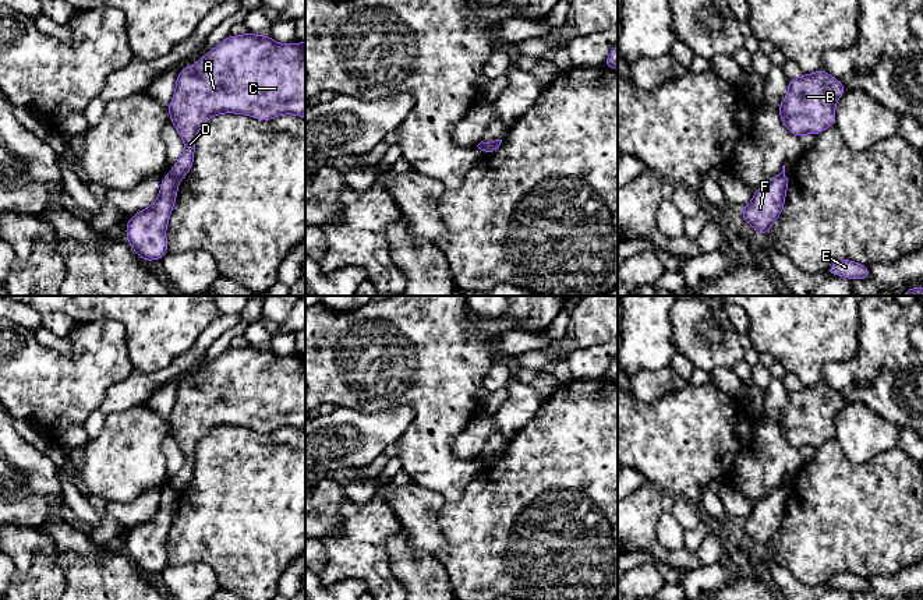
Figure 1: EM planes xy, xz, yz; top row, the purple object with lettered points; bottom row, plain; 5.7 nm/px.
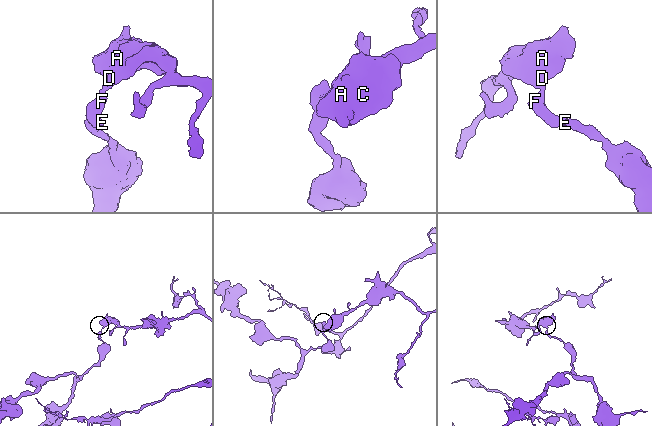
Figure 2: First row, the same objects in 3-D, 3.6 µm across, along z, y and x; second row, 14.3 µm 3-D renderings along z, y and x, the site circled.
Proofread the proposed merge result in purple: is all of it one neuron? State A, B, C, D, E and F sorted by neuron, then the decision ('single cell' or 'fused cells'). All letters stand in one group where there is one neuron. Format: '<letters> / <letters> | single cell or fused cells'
A B C D / E F | fused cells

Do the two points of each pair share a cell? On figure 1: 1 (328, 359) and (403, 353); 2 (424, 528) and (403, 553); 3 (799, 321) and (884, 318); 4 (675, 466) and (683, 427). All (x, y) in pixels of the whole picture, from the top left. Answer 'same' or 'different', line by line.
1: same
2: different
3: different
4: same

